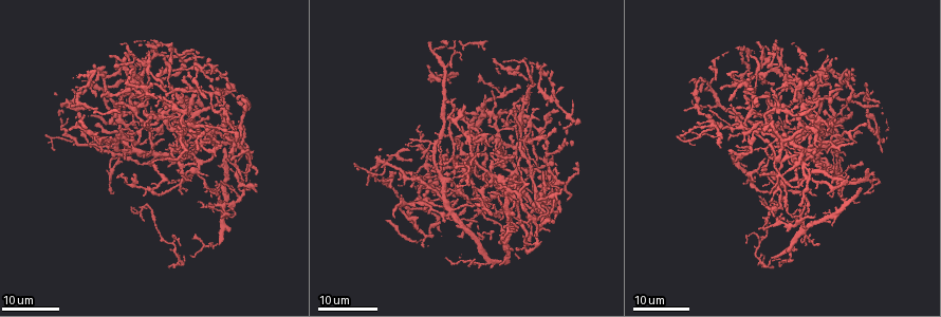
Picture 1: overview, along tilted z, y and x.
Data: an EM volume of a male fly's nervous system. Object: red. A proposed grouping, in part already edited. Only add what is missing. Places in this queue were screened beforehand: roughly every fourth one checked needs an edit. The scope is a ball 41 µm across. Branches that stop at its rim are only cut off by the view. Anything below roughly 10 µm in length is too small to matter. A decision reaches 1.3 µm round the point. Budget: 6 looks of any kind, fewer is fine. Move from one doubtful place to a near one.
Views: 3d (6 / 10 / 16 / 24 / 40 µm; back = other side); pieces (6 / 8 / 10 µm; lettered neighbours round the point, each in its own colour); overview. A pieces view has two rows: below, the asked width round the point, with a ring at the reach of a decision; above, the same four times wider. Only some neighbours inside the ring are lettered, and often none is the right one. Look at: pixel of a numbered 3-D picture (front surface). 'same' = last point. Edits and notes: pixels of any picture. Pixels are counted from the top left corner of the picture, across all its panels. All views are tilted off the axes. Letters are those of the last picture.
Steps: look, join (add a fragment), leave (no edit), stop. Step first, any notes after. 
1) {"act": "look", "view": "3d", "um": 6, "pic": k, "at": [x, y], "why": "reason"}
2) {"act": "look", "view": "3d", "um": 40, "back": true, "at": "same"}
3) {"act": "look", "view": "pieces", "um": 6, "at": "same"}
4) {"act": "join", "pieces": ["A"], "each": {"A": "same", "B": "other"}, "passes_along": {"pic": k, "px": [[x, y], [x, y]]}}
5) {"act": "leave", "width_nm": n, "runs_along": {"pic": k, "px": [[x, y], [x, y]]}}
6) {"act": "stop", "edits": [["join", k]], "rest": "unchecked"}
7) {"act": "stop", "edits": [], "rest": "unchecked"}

{"act": "look", "view": "3d", "um": 16, "pic": 1, "at": [768, 217], "why": "branch stops here"}

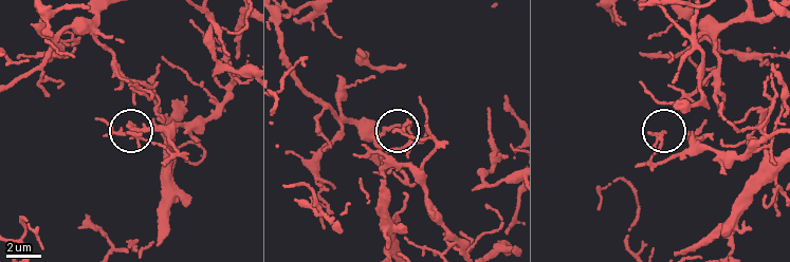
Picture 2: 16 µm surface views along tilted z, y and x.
{"act": "look", "view": "pieces", "um": 8, "pic": 2, "at": [128, 134]}

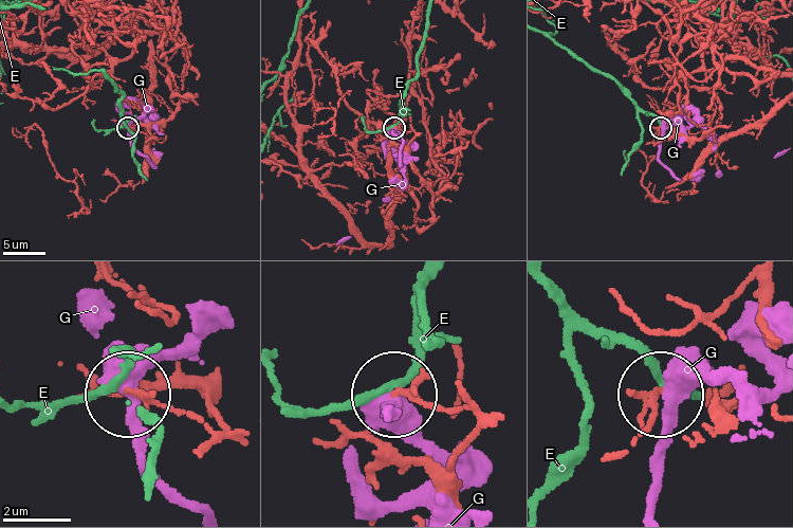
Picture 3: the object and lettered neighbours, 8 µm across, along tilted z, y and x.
{"act": "leave", "each": {"E": "other", "G": "other"}, "runs_along": {"pic": 3, "px": [[218, 390], [217, 430], [129, 393]]}, "found": "none of them fits"}

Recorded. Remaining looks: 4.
{"act": "look", "view": "3d", "um": 16, "pic": 1, "at": [134, 104], "why": "stops while still wide"}

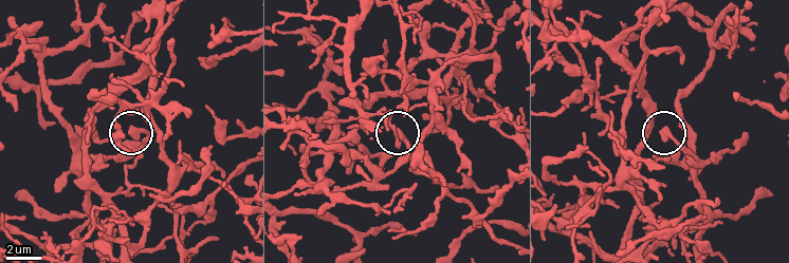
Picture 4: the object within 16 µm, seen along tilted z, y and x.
{"act": "look", "view": "pieces", "um": 6, "pic": 4, "at": [133, 133], "why": "what lies round it"}

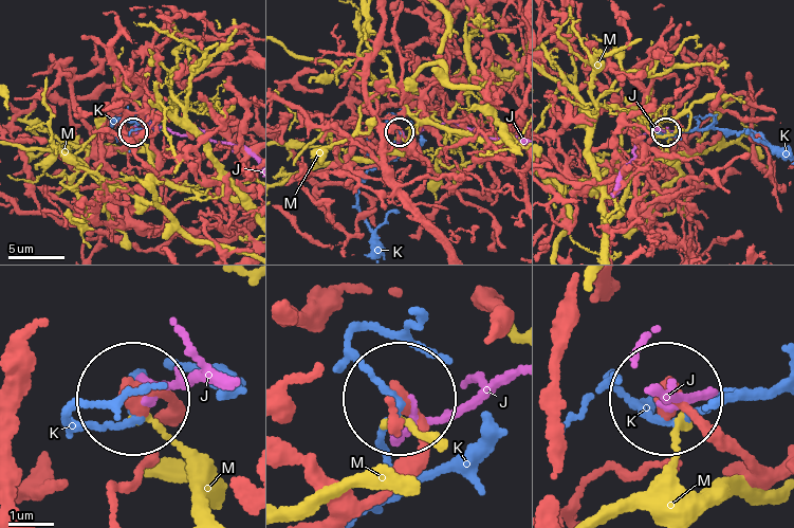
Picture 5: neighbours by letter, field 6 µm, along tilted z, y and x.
{"act": "leave", "each": {"J": "other", "K": "other", "M": "other"}, "found": "none of them fits"}

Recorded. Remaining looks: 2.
{"act": "look", "view": "3d", "um": 24, "pic": 1, "at": [455, 173]}

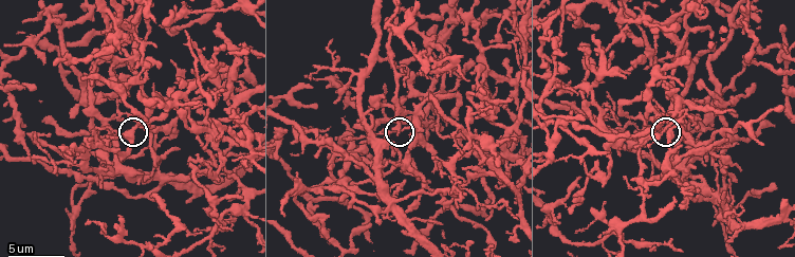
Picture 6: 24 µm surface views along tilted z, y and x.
{"act": "look", "view": "pieces", "um": 6, "pic": 6, "at": [400, 132], "why": "what lies round it"}

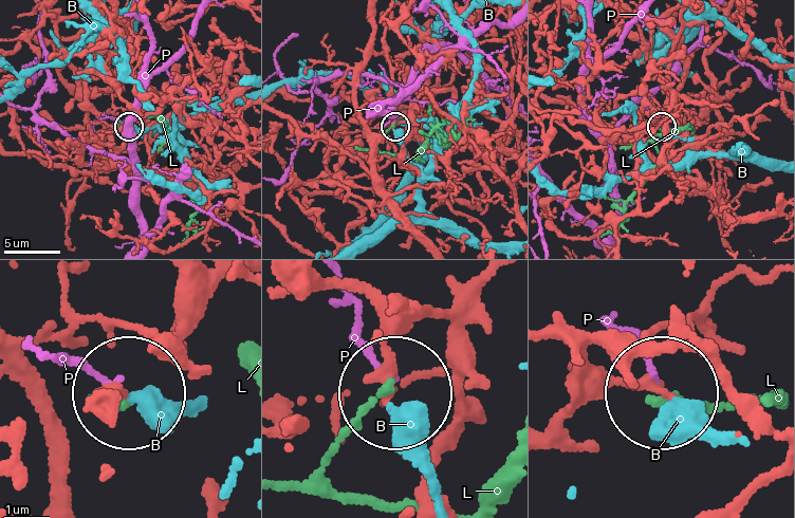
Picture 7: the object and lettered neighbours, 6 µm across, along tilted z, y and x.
{"act": "leave", "each": {"B": "other", "L": "other", "P": "other"}, "found": "none of them fits"}

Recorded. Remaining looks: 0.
{"act": "stop", "edits": [], "rest": "unchecked"}

